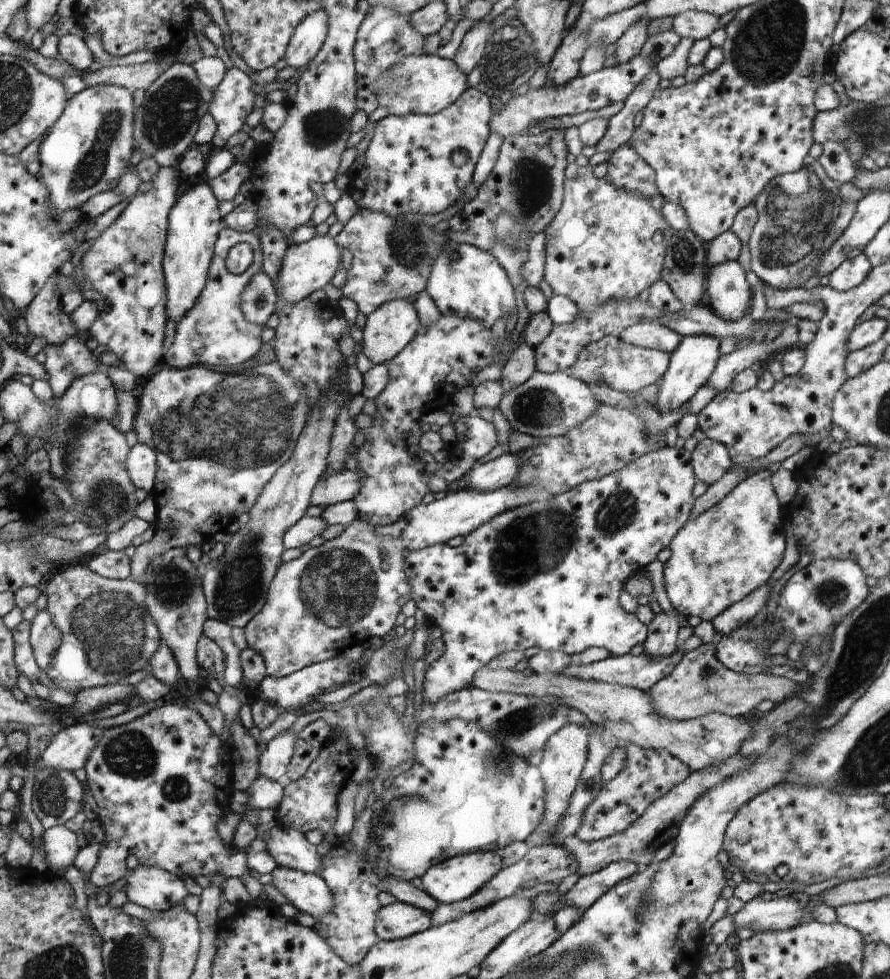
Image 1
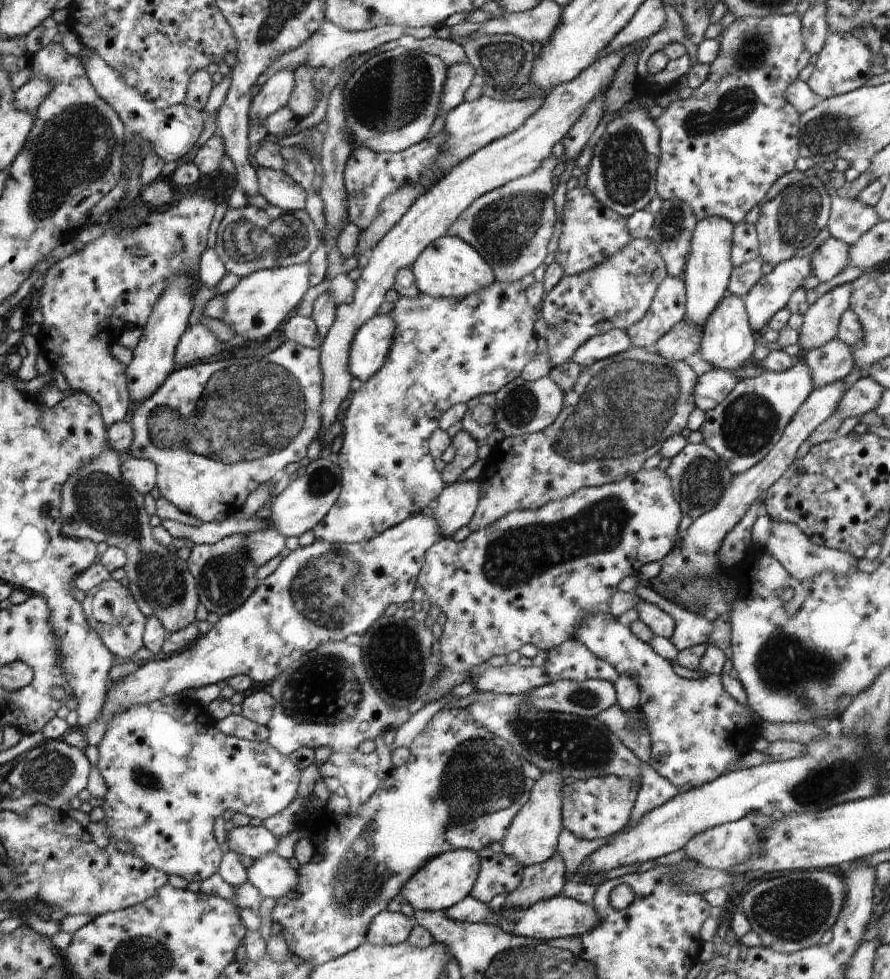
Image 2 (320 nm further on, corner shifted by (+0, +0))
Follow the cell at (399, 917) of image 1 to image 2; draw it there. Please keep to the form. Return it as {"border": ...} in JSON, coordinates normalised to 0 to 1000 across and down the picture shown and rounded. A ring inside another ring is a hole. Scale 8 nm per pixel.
{"border":[[[431,928],[416,941],[411,961],[427,966],[455,963],[464,950],[462,941],[451,932]]]}

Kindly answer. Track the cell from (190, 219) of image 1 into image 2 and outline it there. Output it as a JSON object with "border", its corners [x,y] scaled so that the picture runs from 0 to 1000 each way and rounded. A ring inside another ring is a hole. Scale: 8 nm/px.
{"border":[[[203,279],[183,299],[171,323],[161,333],[161,340],[155,352],[149,358],[149,365],[143,374],[145,406],[149,416],[169,408],[185,392],[185,388],[196,379],[196,363],[200,348],[210,336],[211,325],[217,316],[215,286],[210,279]]]}

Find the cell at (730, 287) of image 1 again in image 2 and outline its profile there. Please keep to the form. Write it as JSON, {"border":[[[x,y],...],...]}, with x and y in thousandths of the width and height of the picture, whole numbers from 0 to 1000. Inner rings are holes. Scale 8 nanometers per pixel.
{"border":[[[818,299],[792,329],[785,360],[802,377],[827,383],[839,368],[845,368],[848,348],[849,343],[844,336],[835,305]]]}

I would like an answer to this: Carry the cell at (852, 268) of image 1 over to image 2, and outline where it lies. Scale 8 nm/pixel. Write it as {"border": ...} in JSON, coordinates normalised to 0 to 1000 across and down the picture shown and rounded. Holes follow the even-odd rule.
{"border":[[[931,242],[909,261],[912,280],[921,286],[944,284],[946,276],[952,272],[954,251],[938,243]]]}

